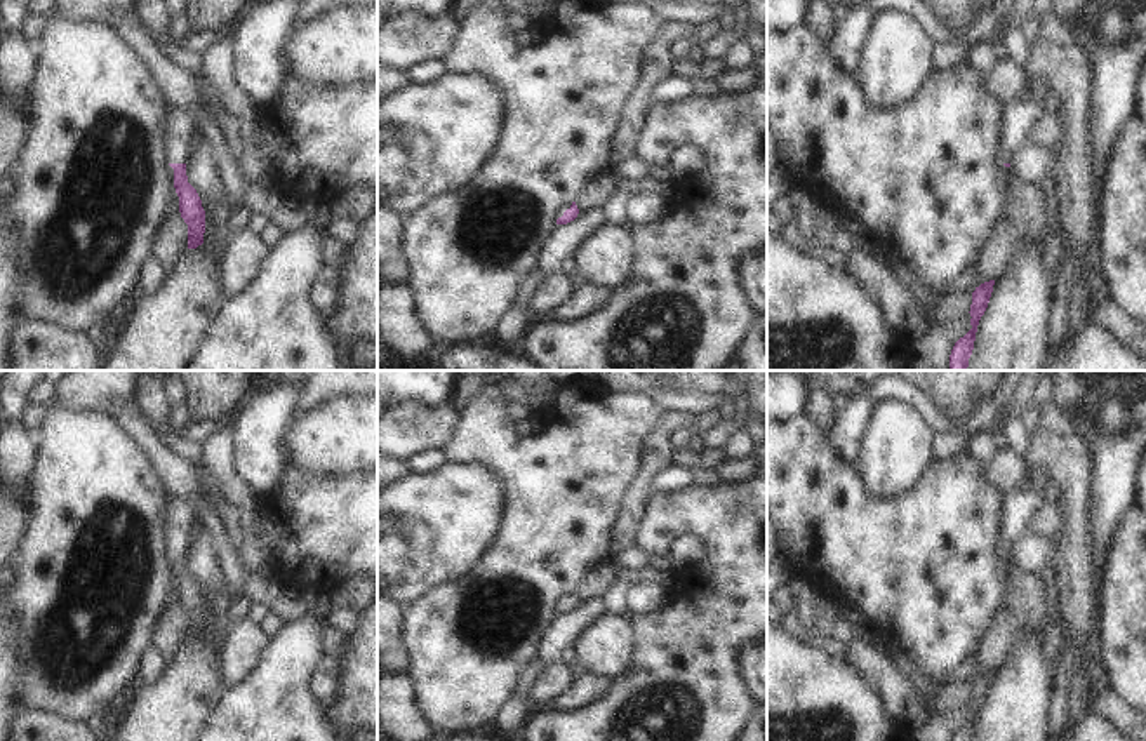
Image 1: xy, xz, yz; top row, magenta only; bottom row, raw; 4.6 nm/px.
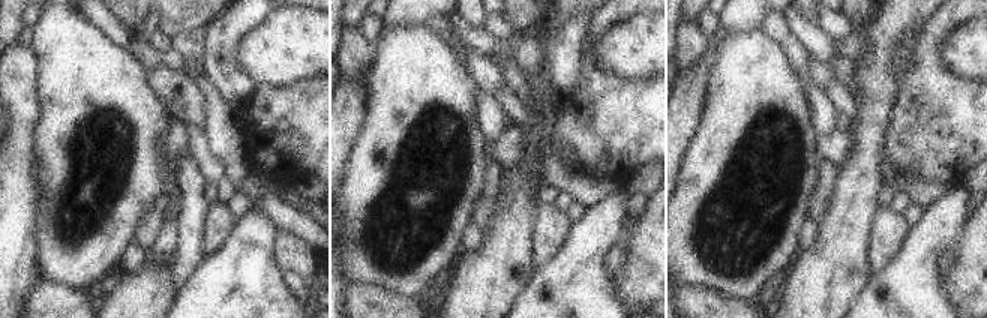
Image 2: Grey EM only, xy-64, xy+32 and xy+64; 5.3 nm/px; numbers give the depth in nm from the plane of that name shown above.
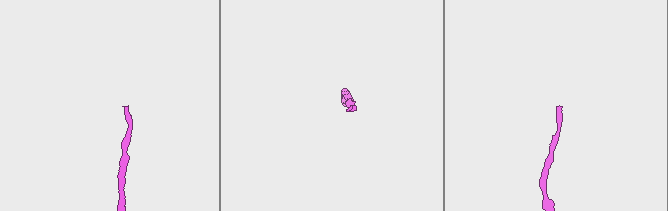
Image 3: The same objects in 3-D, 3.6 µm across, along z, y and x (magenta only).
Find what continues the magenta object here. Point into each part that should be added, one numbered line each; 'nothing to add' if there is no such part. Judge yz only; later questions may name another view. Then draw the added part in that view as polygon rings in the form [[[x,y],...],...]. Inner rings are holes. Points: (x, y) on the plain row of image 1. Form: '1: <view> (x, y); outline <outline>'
1: yz (1018, 507); outline [[[1017,487],[1002,499],[1002,551],[1012,553],[1016,543],[1028,536],[1033,511],[1047,501],[1045,492]]]

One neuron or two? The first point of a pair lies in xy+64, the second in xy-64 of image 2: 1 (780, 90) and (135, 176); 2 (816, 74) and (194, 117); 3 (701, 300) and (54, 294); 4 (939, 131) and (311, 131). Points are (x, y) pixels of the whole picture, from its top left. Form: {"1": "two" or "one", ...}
{"1": "one", "2": "one", "3": "one", "4": "one"}

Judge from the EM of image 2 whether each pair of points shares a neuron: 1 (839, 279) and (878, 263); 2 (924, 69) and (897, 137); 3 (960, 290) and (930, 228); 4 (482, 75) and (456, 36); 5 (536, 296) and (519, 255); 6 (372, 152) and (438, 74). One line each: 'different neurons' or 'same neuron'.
1: different neurons
2: same neuron
3: different neurons
4: same neuron
5: different neurons
6: same neuron

